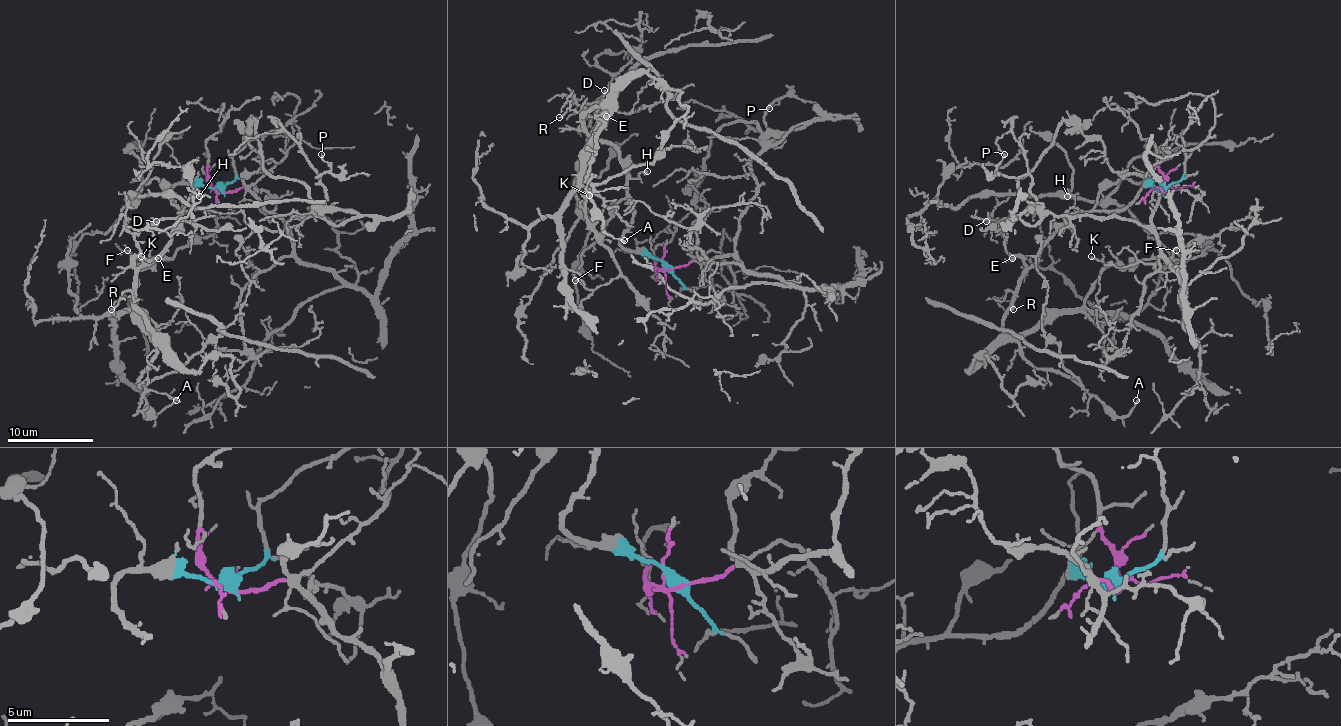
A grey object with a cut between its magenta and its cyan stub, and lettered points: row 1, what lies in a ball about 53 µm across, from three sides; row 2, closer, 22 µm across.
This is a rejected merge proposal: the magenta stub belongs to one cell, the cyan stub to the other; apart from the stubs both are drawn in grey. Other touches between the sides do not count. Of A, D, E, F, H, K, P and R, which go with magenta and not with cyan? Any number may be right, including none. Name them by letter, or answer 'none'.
P

